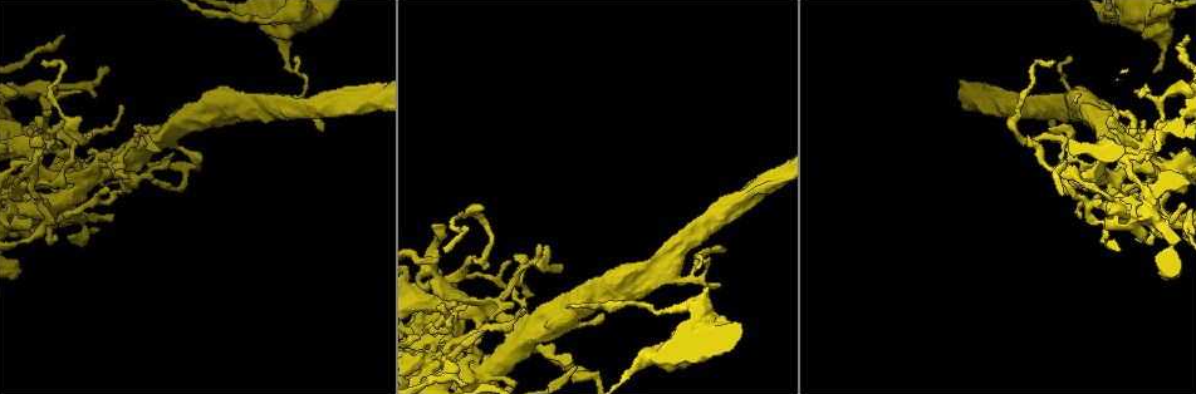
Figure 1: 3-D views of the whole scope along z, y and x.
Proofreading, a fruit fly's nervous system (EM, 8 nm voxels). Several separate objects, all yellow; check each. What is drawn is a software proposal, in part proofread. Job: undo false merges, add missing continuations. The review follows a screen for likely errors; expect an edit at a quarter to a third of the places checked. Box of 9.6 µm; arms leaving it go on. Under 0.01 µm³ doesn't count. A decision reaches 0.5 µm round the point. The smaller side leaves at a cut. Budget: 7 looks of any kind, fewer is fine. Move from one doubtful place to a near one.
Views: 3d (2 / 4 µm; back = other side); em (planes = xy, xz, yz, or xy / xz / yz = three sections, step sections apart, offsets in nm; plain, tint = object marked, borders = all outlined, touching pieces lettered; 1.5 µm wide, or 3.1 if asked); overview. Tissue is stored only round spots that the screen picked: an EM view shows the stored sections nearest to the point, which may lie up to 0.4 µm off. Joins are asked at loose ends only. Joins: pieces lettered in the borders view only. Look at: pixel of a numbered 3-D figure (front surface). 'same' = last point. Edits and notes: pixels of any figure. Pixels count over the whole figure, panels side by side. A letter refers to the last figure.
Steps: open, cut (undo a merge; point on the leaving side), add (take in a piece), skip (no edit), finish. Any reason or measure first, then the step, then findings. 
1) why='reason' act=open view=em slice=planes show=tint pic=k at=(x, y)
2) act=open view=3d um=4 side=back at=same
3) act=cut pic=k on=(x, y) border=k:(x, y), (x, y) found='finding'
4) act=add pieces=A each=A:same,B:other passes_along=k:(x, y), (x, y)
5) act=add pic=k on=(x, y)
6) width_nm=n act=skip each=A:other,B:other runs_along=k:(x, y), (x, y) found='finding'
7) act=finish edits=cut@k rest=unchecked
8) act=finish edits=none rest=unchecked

why='free end' act=open view=3d um=4 pic=1 at=(288, 71)

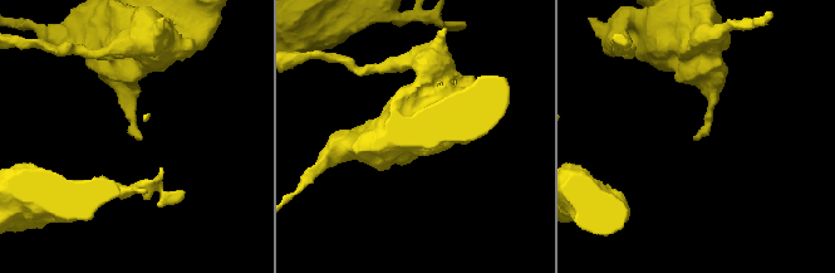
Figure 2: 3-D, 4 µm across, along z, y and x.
act=open view=em slice=planes show=plain pic=2 at=(700, 137)

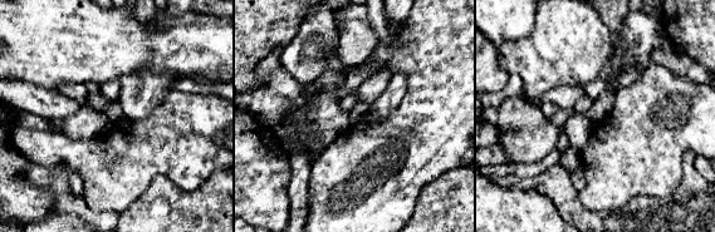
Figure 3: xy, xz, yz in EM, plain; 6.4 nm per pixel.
act=open view=em slice=planes show=borders at=same

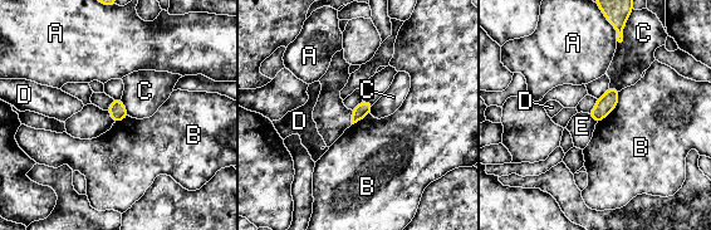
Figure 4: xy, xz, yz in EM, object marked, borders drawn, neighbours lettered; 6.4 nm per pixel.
longest_contact=B:260nm act=skip each=A:other,B:other,C:other,D:other,E:other border=4:(621, 91), (617, 106), (597, 123) found='no lettered piece goes on from it'

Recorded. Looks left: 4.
why='branch stops here' act=open view=em slice=planes show=tint pic=1 at=(718, 282)

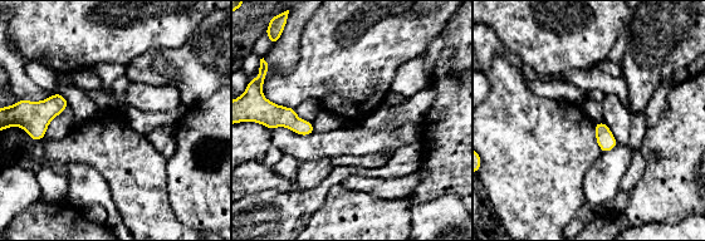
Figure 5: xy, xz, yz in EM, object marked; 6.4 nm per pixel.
why='see the neighbours' act=open view=em slice=planes show=borders at=same

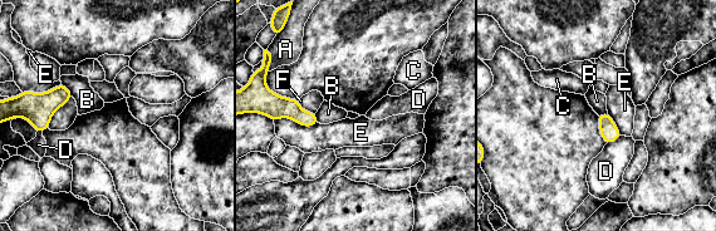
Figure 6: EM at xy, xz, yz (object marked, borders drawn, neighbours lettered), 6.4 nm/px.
longest_contact=E:280nm act=skip each=A:other,B:other,C:other,D:other,E:other,F:other border=6:(274, 119), (317, 123) found='no lettered piece goes on from it'

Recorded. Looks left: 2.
why='end of a long branch' act=open view=em um=3.1 slice=planes show=borders pic=1 at=(41, 63)

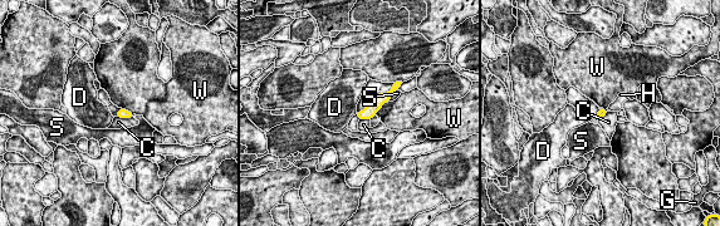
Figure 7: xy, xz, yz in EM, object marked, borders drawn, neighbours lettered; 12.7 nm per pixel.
width_nm=100 act=skip each=C:other,D:other,G:other,H:other,S:other,W:other border=7:(121, 108), (116, 116) found='no lettered piece goes on from it'

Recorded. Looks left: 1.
act=finish edits=none rest=unchecked

